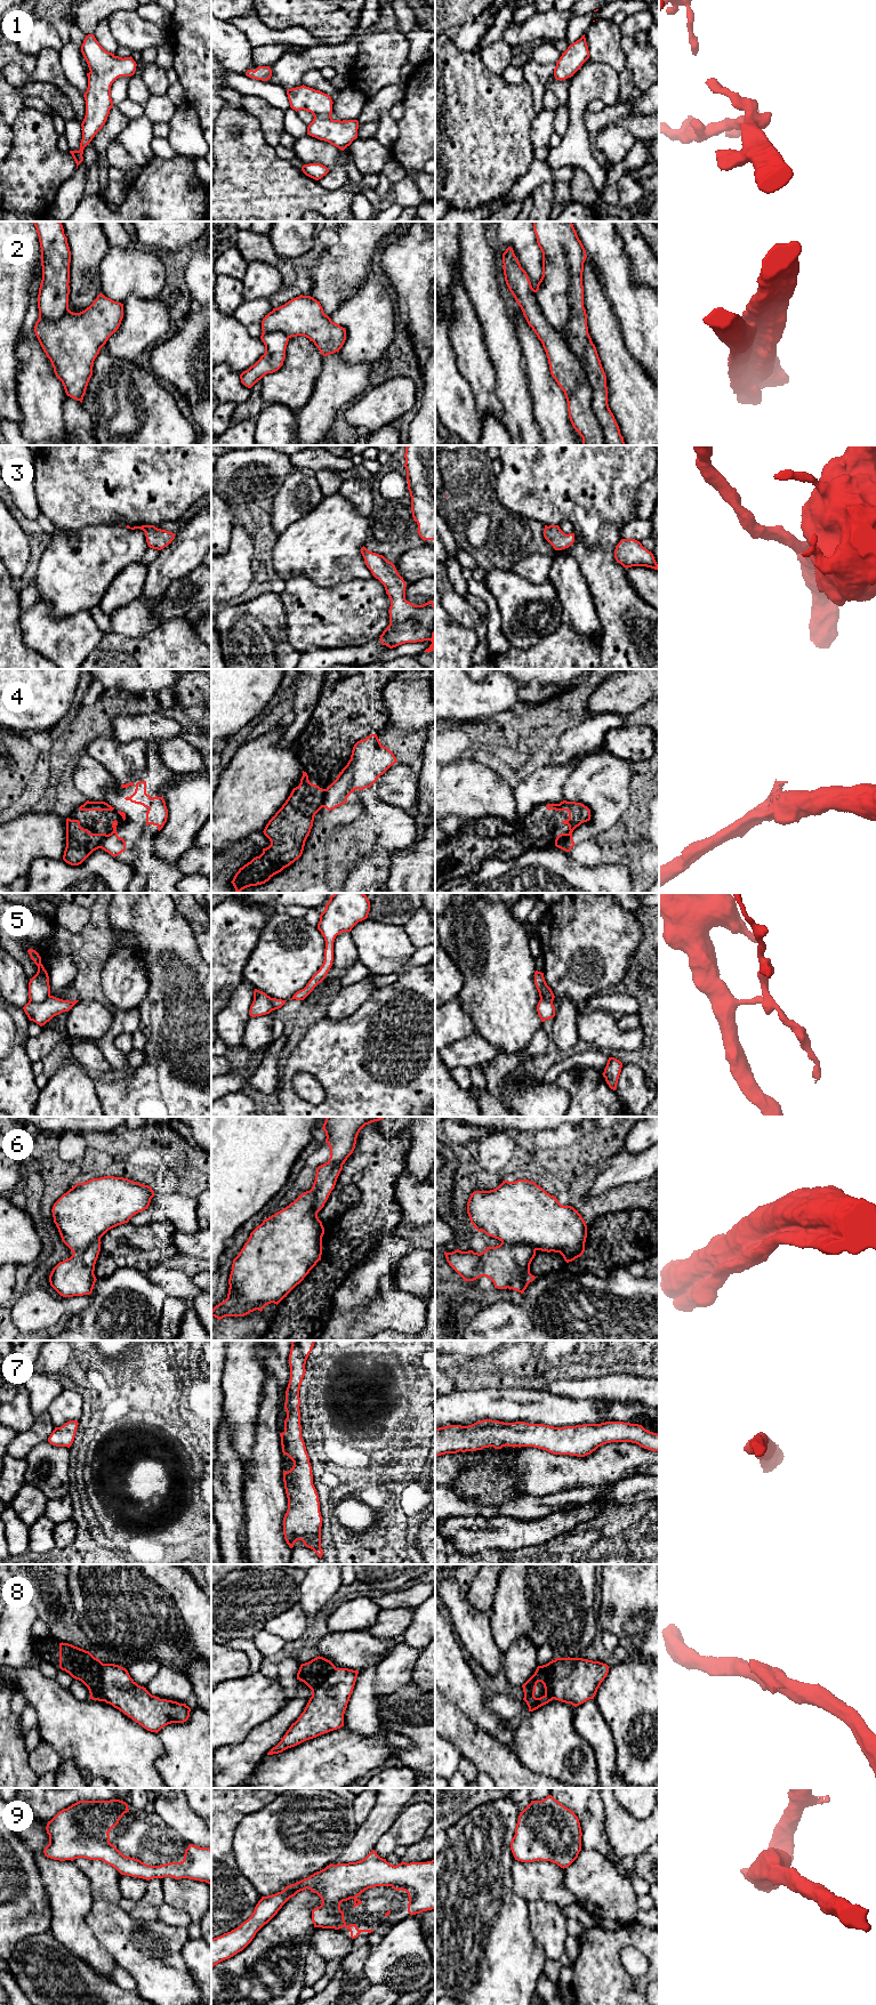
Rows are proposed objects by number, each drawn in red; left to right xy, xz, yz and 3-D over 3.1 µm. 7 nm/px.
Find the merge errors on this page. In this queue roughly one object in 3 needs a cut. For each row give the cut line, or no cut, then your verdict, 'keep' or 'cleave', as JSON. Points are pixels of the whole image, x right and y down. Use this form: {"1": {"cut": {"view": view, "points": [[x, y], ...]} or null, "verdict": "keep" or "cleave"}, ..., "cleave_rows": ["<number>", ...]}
{"1": {"cut": null, "verdict": "keep"}, "2": {"cut": null, "verdict": "keep"}, "3": {"cut": null, "verdict": "keep"}, "4": {"cut": {"view": "xz", "points": [[327, 789], [321, 806]]}, "verdict": "cleave"}, "5": {"cut": {"view": "xy", "points": [[49, 995], [42, 1001], [30, 1000]]}, "verdict": "cleave"}, "6": {"cut": null, "verdict": "keep"}, "7": {"cut": null, "verdict": "keep"}, "8": {"cut": {"view": "yz", "points": [[554, 1660], [551, 1667], [552, 1698]]}, "verdict": "cleave"}, "9": {"cut": null, "verdict": "keep"}, "cleave_rows": ["4", "5", "8"]}

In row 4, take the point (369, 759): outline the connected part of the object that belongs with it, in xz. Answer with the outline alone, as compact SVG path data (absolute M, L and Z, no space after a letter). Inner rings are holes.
M377 734L357 741L347 765L327 788L322 807L331 811L346 804L352 792L370 788L396 762L394 754L380 743Z

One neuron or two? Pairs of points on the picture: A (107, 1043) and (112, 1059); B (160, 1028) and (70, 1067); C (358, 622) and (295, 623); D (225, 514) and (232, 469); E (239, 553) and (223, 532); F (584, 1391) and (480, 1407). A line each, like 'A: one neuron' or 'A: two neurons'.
A: one neuron
B: two neurons
C: one neuron
D: two neurons
E: two neurons
F: two neurons

